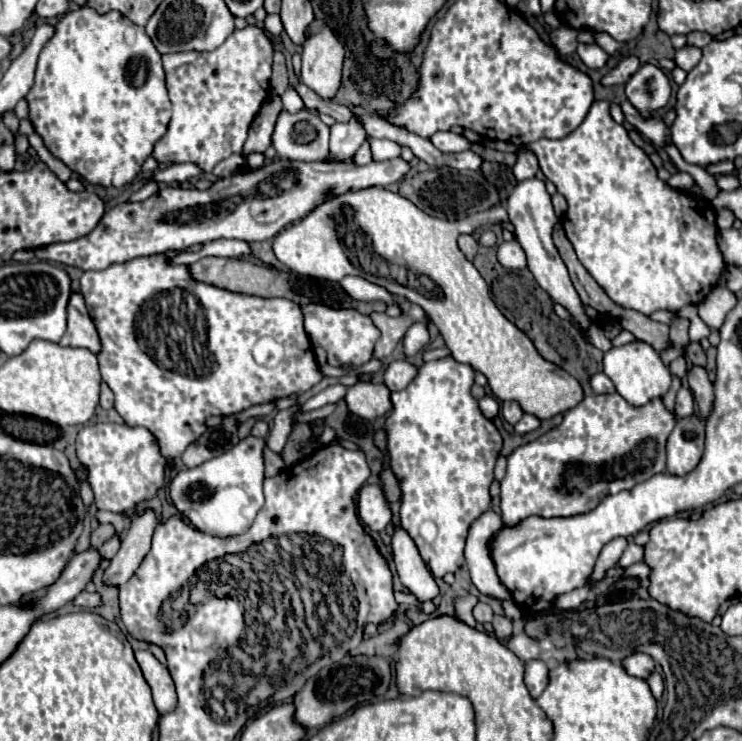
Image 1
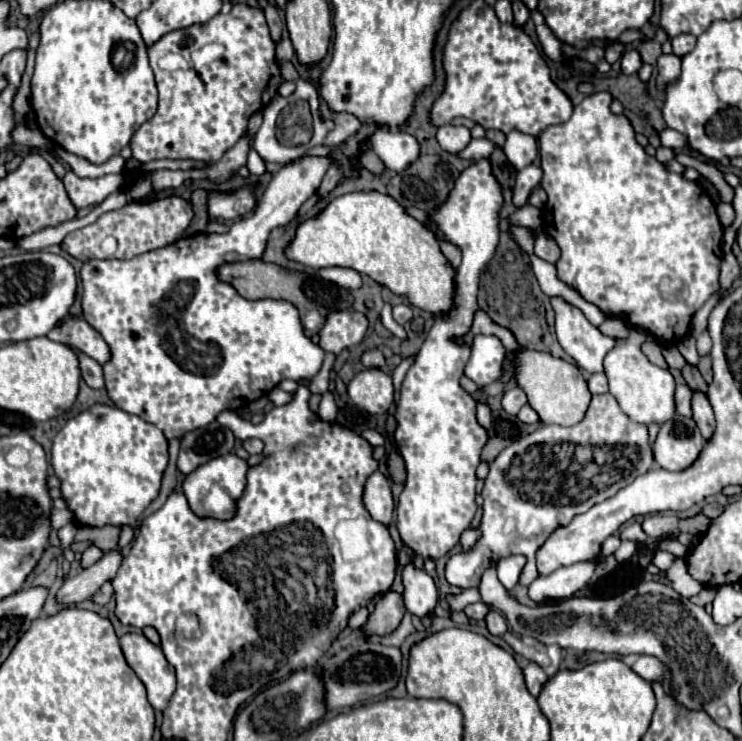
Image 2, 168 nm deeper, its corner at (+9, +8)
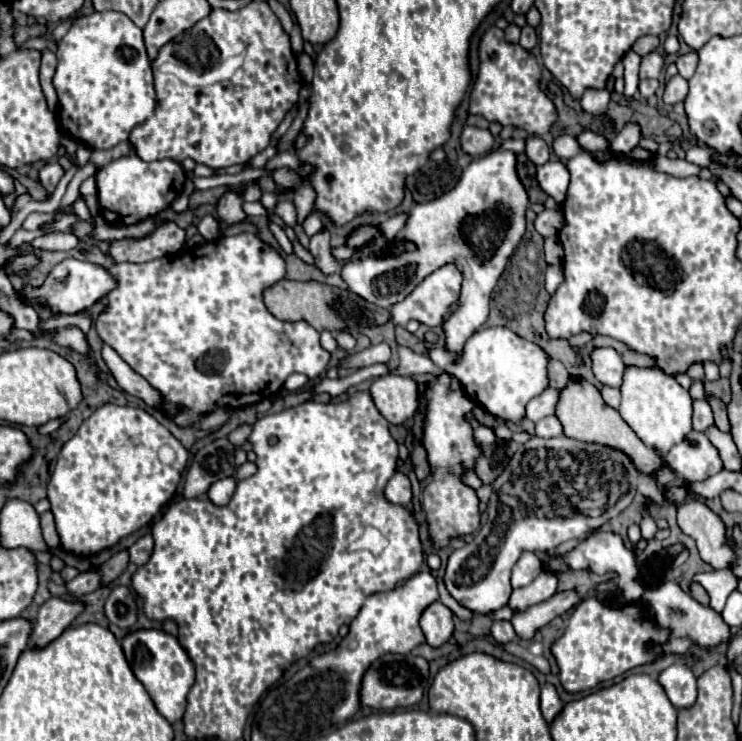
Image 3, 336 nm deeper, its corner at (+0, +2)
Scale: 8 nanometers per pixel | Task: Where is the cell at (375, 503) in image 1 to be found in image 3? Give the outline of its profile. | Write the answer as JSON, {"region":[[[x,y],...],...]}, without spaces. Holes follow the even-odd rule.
{"region":[[[397,472],[389,482],[387,482],[387,488],[385,488],[385,496],[389,502],[393,504],[401,504],[401,506],[407,506],[413,498],[413,490],[411,490],[411,480]]]}

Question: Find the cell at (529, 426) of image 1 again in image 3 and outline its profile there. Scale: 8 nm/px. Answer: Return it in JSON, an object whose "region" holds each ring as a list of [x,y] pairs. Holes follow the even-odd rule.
{"region":[[[547,416],[537,422],[535,434],[541,438],[555,438],[555,436],[563,436],[563,428],[561,428],[561,422],[557,420],[557,416]]]}

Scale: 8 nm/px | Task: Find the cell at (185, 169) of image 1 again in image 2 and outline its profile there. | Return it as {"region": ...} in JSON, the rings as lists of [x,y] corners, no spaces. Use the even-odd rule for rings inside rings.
{"region":[[[68,170],[62,182],[66,186],[70,200],[80,210],[80,208],[86,208],[92,204],[100,204],[108,194],[112,194],[116,190],[128,188],[132,180],[124,172],[122,174],[108,174],[108,176],[90,180],[90,178],[80,178],[72,170]]]}

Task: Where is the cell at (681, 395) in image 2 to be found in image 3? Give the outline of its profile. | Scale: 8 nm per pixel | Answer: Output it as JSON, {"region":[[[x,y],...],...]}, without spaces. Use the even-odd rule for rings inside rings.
{"region":[[[695,400],[693,402],[693,428],[697,432],[707,432],[715,424],[713,412],[707,400]]]}

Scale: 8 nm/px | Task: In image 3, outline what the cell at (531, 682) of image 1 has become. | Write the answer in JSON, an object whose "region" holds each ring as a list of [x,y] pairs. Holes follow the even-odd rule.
{"region":[[[545,684],[541,688],[541,712],[543,712],[543,718],[547,720],[547,724],[551,724],[557,718],[561,708],[563,708],[563,702],[559,700],[555,688],[551,684]]]}

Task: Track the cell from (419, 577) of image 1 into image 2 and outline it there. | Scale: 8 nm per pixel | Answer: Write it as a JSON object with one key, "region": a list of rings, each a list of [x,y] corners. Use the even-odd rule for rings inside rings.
{"region":[[[408,562],[402,570],[402,584],[404,584],[404,604],[410,614],[424,616],[434,610],[438,590],[434,586],[432,576],[428,576],[426,570],[416,568],[414,562]]]}

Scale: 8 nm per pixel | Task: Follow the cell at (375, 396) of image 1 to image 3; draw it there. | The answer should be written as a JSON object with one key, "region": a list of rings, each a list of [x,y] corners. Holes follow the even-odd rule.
{"region":[[[385,374],[371,386],[371,396],[377,410],[391,424],[403,424],[419,410],[419,388],[409,376]]]}

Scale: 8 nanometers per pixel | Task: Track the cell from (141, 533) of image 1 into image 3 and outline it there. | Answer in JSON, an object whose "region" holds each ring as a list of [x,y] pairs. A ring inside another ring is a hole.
{"region":[[[49,598],[37,612],[37,618],[33,622],[31,630],[31,642],[29,648],[41,650],[49,642],[53,642],[57,636],[67,630],[67,626],[73,622],[73,618],[83,610],[81,602],[75,600],[61,600],[61,598]]]}

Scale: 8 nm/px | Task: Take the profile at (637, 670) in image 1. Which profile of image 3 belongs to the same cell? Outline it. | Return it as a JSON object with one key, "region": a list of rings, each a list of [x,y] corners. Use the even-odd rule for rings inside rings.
{"region":[[[683,664],[669,666],[661,672],[659,684],[665,688],[675,708],[691,708],[697,700],[697,678],[691,668]]]}

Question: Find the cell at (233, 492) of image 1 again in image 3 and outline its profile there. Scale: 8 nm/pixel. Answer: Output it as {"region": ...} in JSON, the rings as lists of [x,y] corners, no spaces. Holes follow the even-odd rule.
{"region":[[[235,478],[219,480],[219,482],[215,482],[215,484],[209,488],[207,496],[209,496],[209,500],[211,500],[213,504],[217,504],[217,506],[227,506],[229,500],[231,500],[231,496],[233,496],[233,492],[235,492],[235,486],[237,486],[237,480],[235,480]]]}

